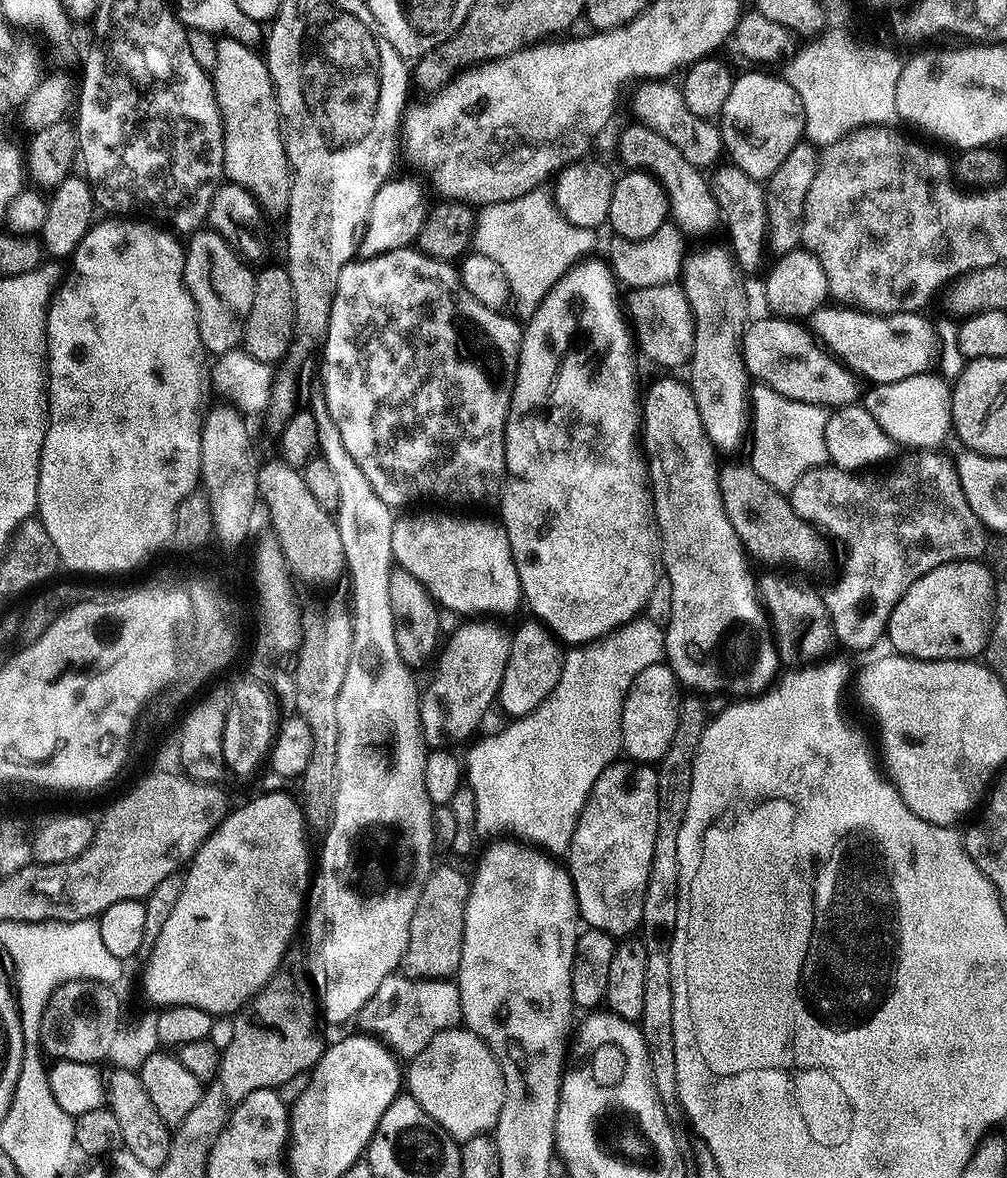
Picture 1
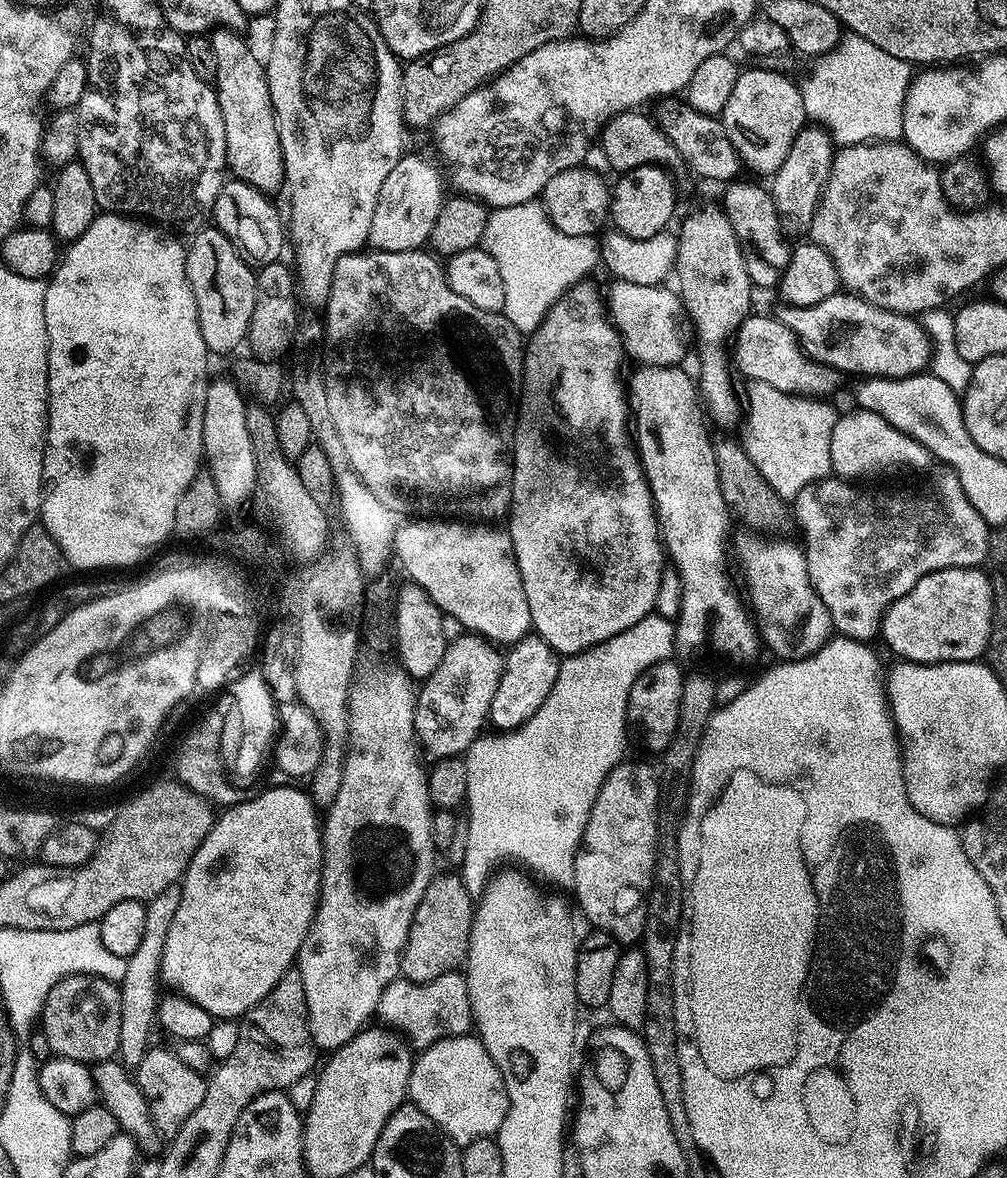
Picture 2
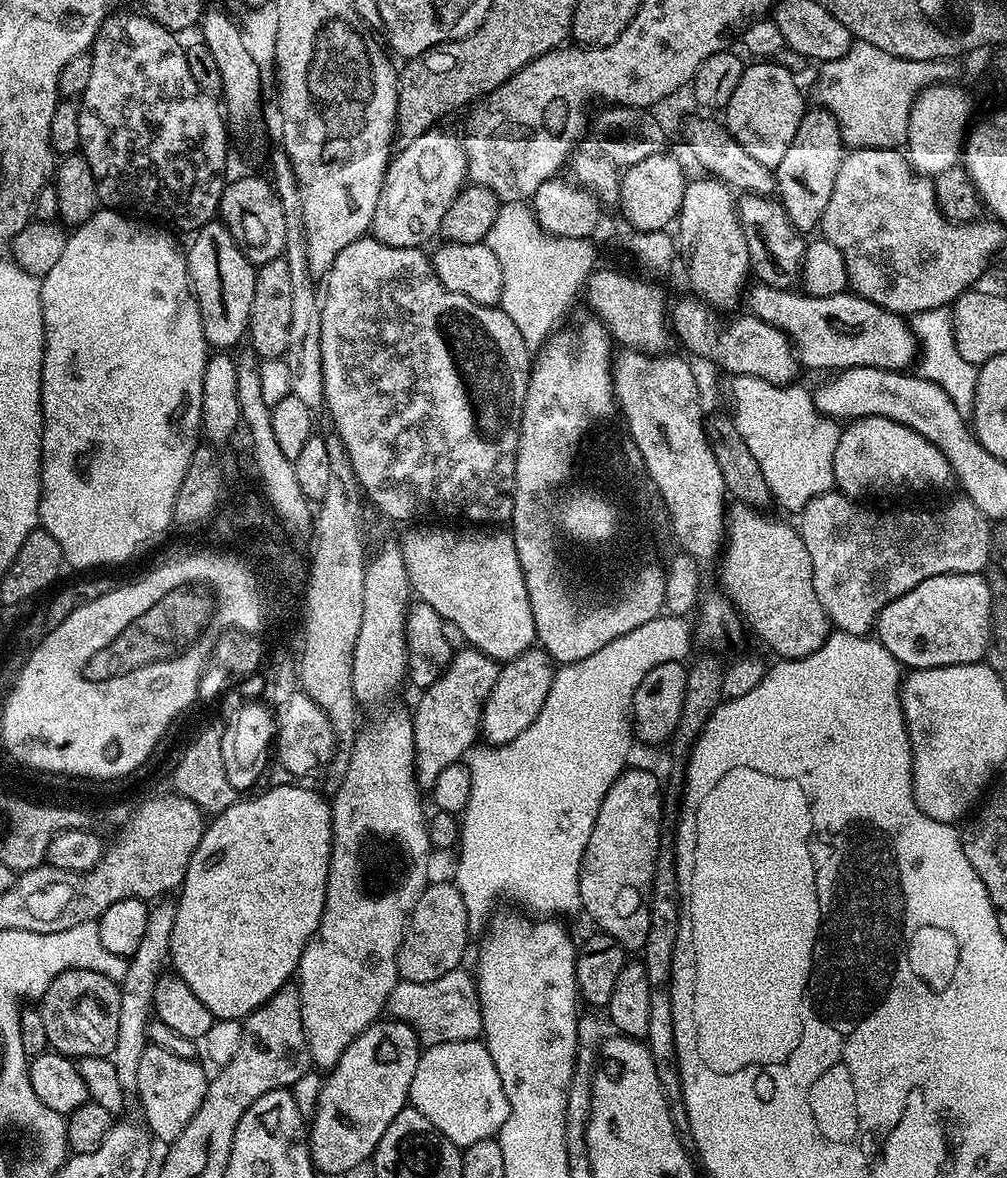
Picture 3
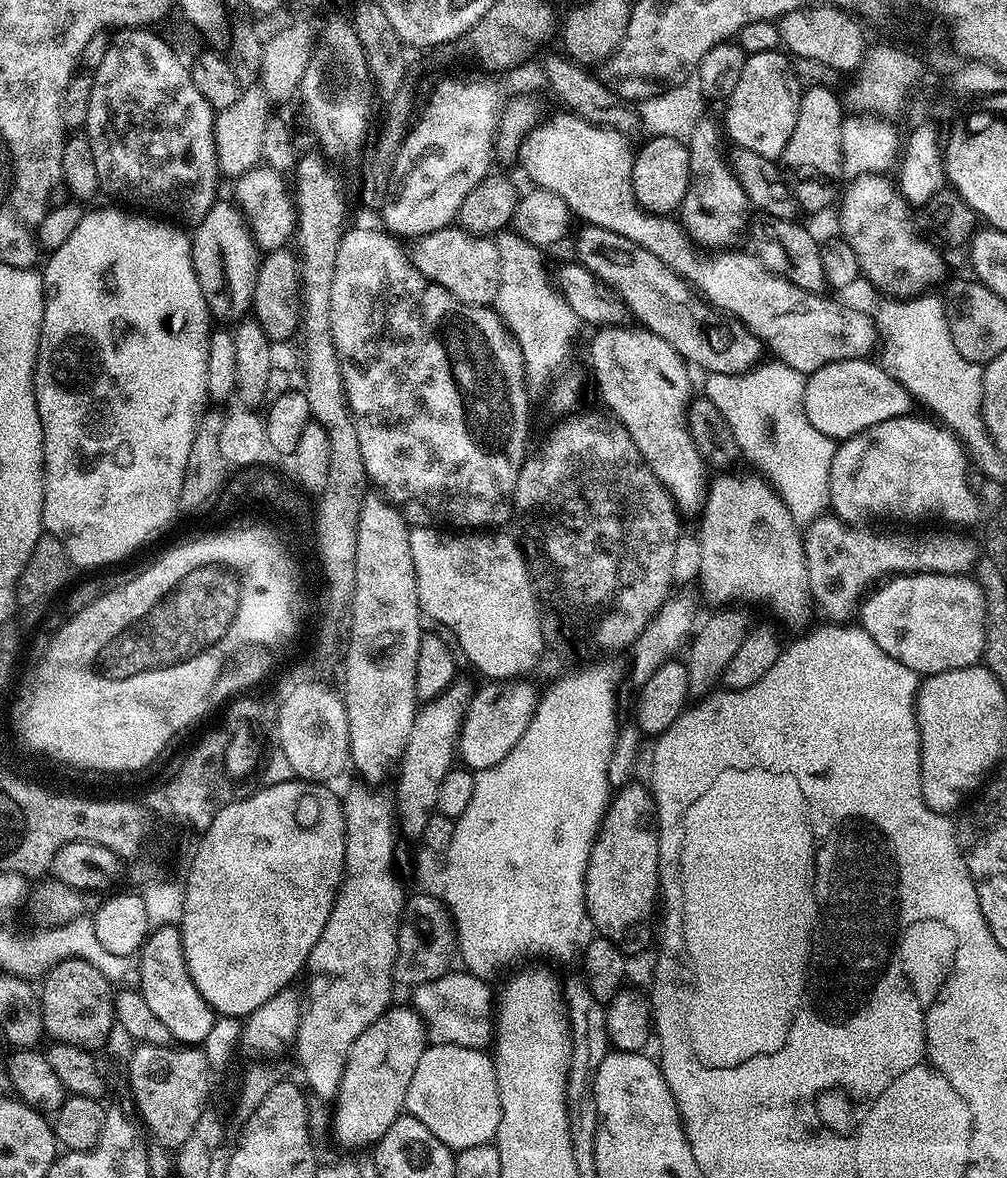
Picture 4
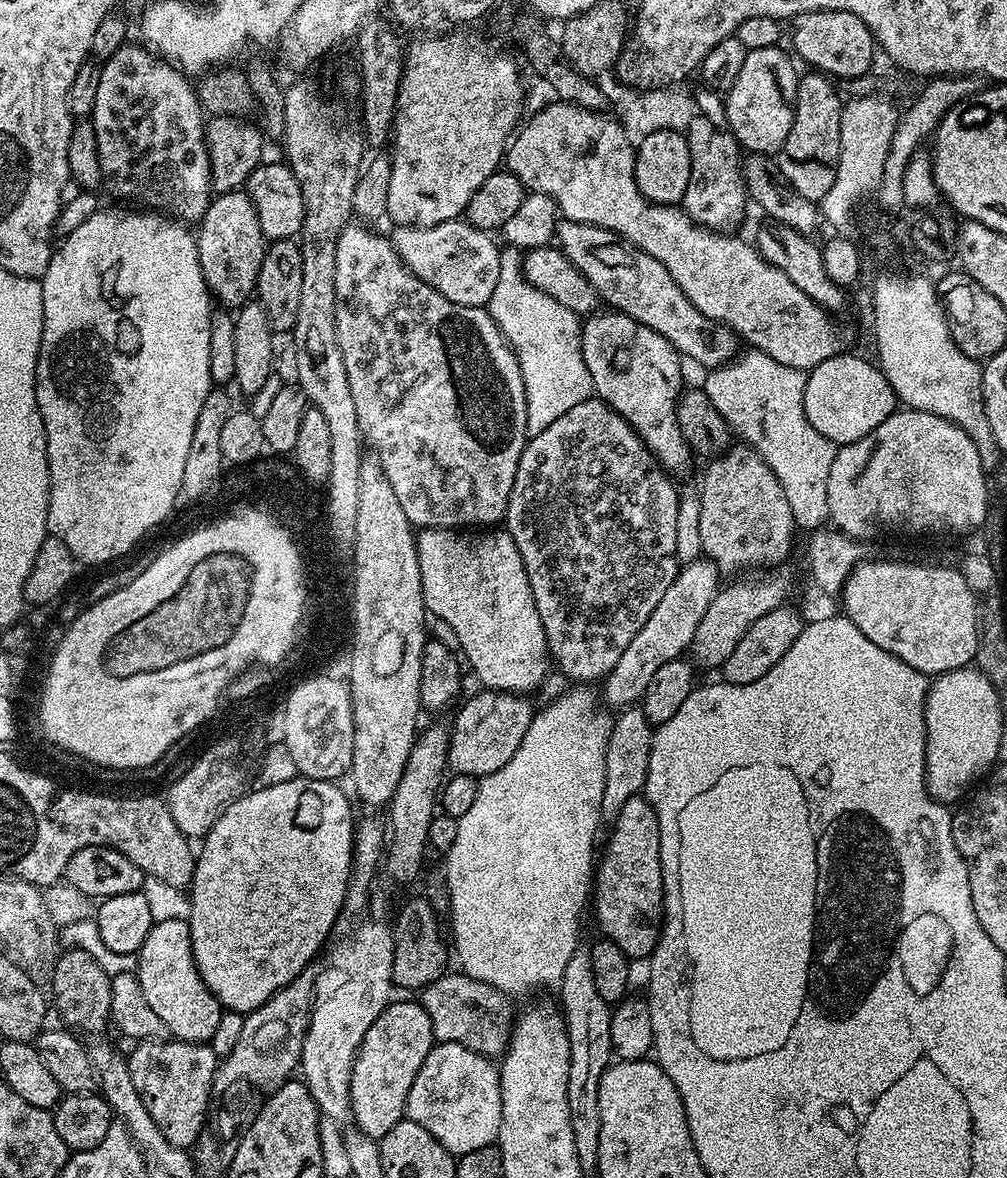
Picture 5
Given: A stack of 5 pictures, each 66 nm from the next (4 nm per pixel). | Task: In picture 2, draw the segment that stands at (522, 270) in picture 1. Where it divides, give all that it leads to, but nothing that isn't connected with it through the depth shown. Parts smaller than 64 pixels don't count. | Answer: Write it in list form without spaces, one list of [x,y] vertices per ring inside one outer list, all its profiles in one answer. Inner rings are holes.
[[[536,200],[488,213],[482,247],[498,262],[506,286],[503,314],[522,334],[536,331],[552,303],[596,264],[596,236],[563,233]]]

